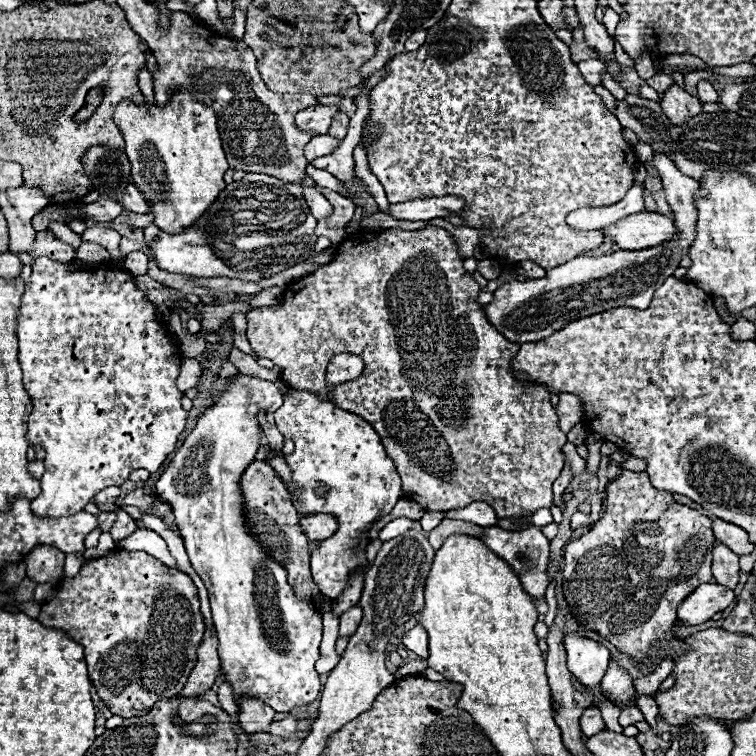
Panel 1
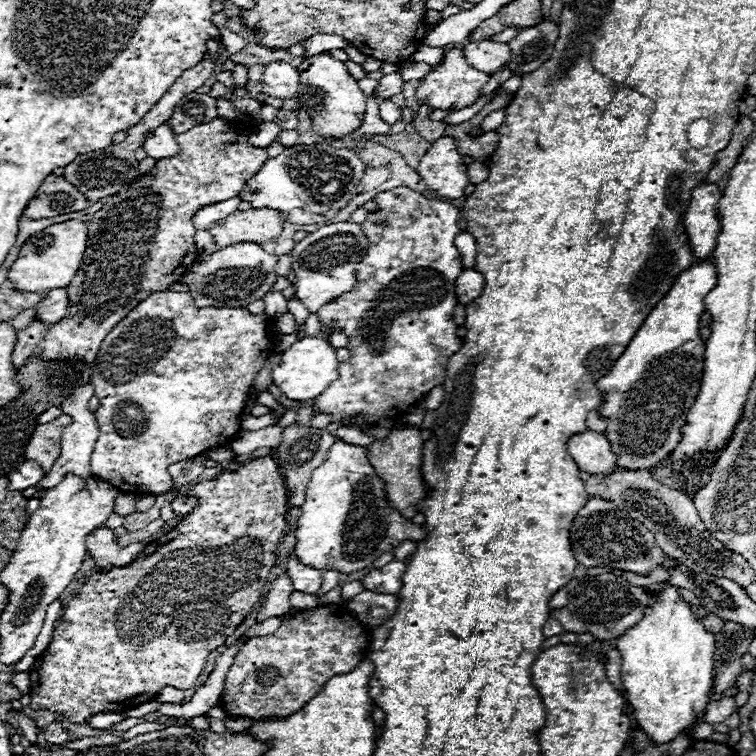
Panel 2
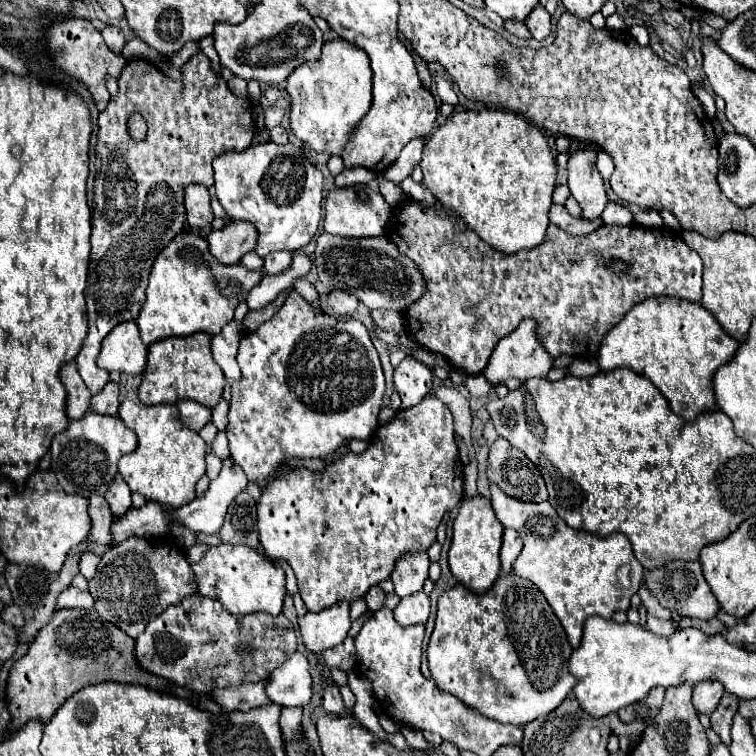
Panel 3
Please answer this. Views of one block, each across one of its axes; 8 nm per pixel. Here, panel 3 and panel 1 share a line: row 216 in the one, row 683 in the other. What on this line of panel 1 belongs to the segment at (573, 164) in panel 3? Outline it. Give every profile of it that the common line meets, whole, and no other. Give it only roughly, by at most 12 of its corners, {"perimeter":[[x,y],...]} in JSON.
{"perimeter":[[566,634],[568,670],[584,686],[600,684],[610,662],[602,642]]}

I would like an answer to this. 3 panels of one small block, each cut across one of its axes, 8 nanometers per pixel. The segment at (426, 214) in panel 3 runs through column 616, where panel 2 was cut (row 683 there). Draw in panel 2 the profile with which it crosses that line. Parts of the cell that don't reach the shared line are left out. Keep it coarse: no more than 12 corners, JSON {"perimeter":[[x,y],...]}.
{"perimeter":[[338,606],[288,614],[226,674],[230,718],[284,718],[354,670],[368,628]]}

